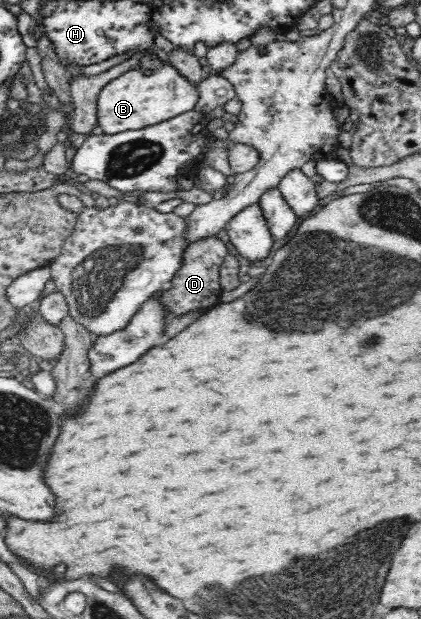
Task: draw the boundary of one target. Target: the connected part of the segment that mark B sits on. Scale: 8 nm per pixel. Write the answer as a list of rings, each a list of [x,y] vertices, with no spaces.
[[[156,62],[160,67],[150,72],[131,69],[103,87],[97,98],[98,126],[104,134],[118,134],[160,124],[195,108],[199,91],[182,77],[170,63]]]

